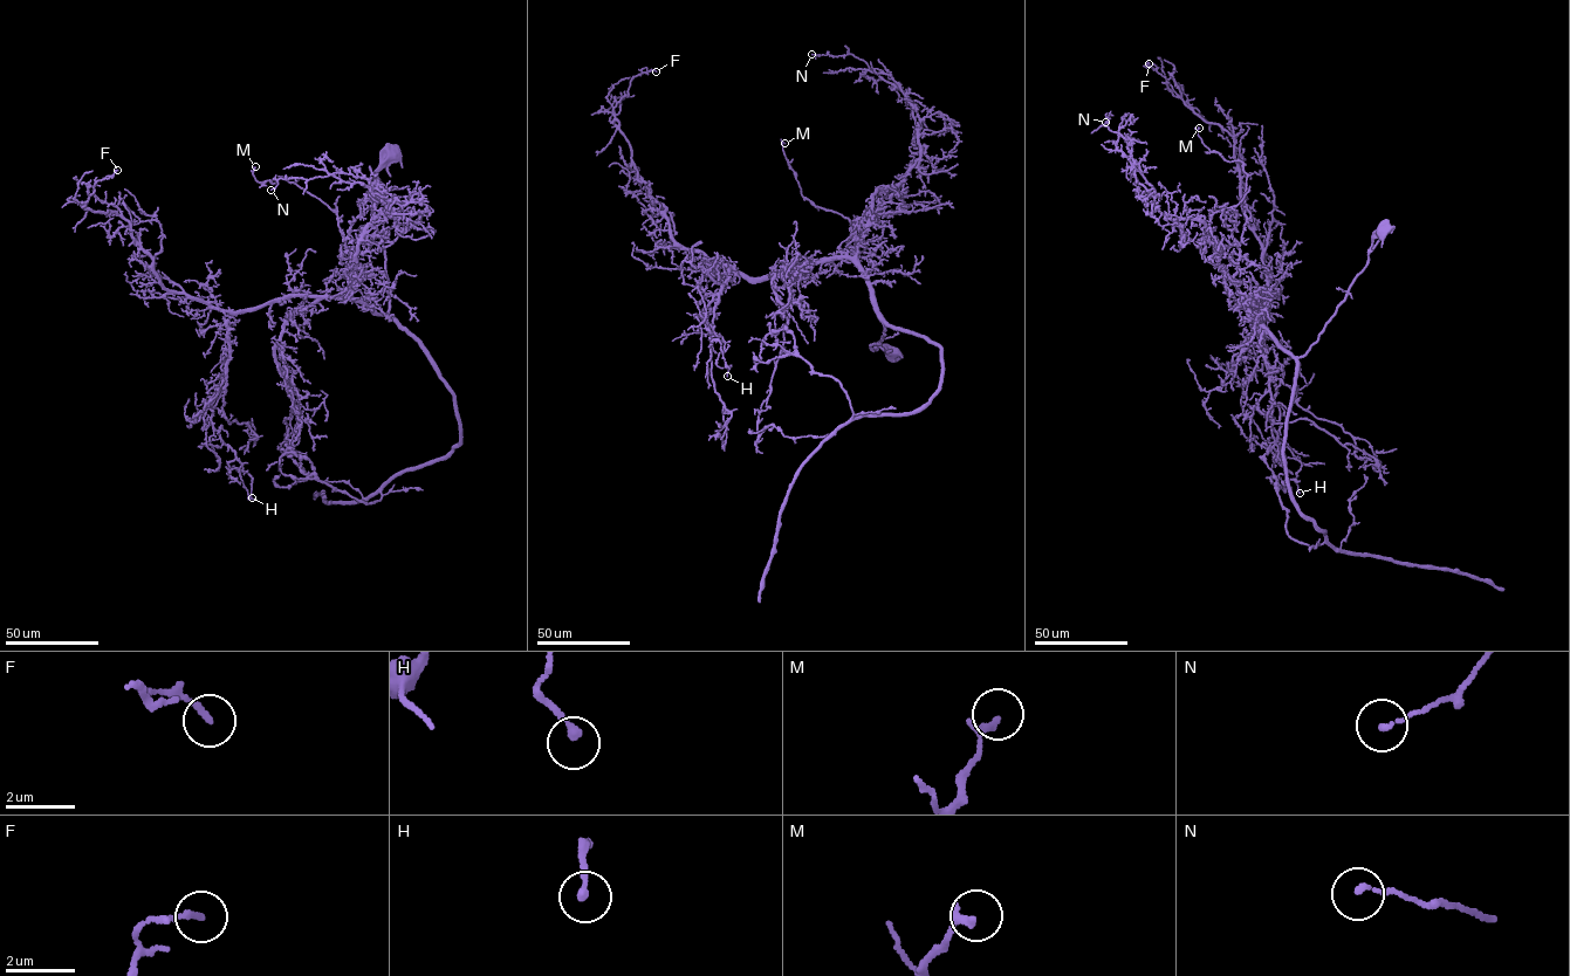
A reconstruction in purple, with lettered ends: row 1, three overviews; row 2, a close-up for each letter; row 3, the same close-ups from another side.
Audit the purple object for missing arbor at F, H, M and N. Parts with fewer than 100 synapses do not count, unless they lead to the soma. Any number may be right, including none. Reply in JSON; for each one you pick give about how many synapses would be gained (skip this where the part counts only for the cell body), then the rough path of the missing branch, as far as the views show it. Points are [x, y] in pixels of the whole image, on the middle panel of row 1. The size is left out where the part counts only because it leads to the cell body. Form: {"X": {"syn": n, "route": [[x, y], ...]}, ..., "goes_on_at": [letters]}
{"goes_on_at": []}

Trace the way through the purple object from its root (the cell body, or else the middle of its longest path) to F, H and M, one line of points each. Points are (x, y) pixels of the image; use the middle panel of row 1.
F: (892, 352), (872, 351), (884, 327), (849, 259), (749, 277), (679, 247), (612, 114), (632, 77), (656, 71)
H: (892, 352), (872, 351), (884, 327), (849, 259), (755, 277), (729, 268), (699, 316), (725, 343), (727, 376)
M: (892, 352), (870, 345), (882, 341), (884, 330), (857, 256), (865, 232), (804, 198), (784, 143)

